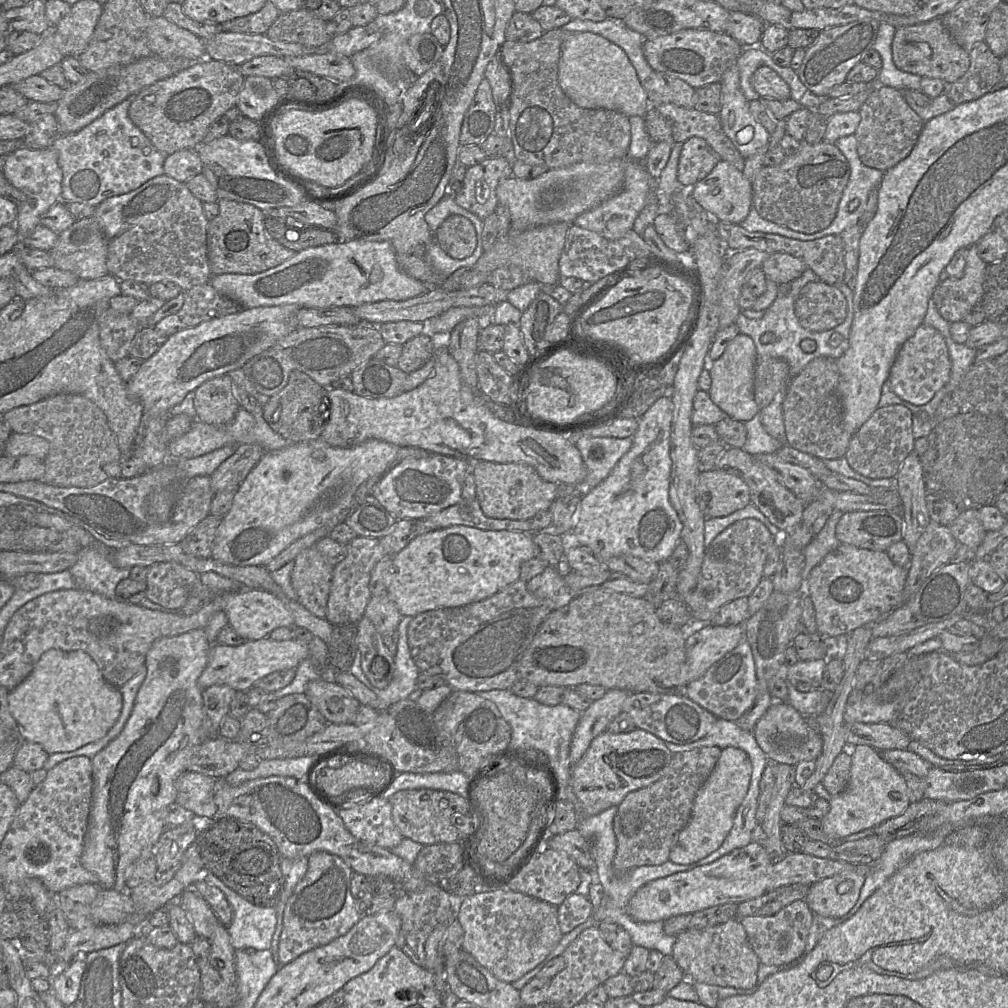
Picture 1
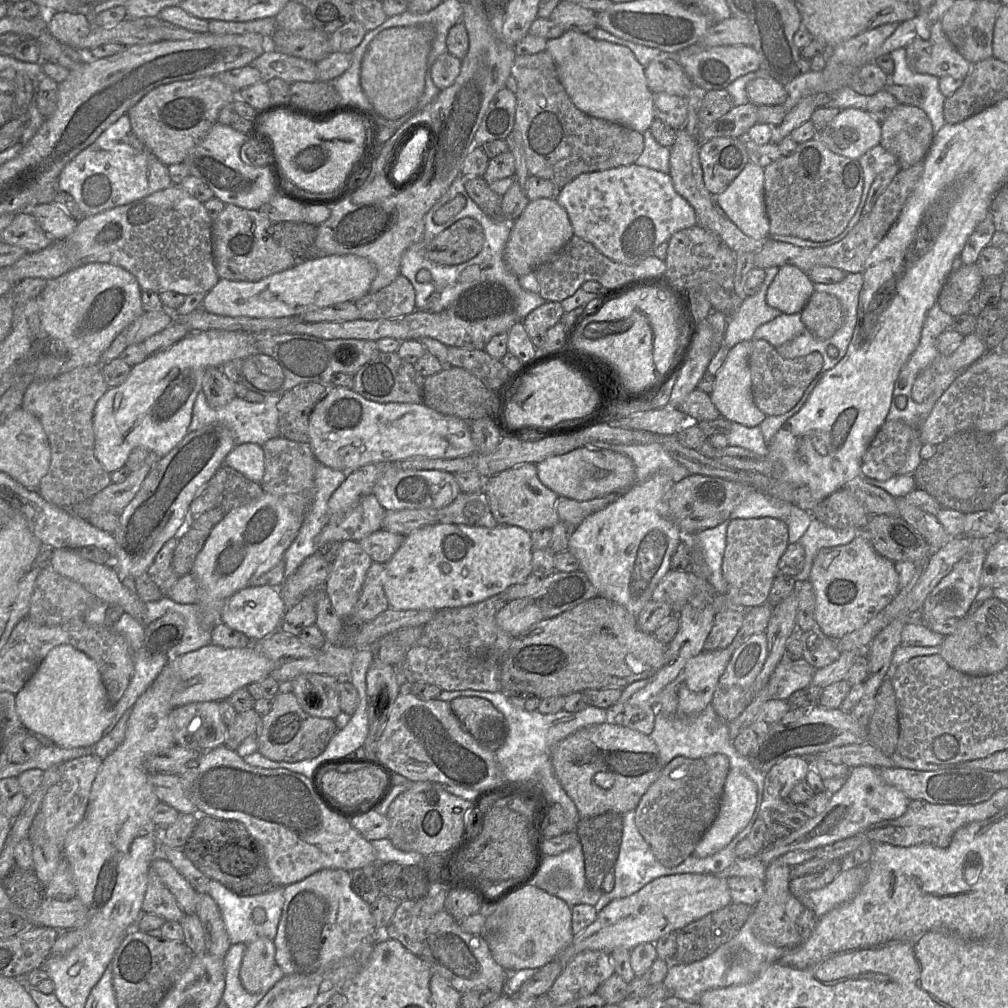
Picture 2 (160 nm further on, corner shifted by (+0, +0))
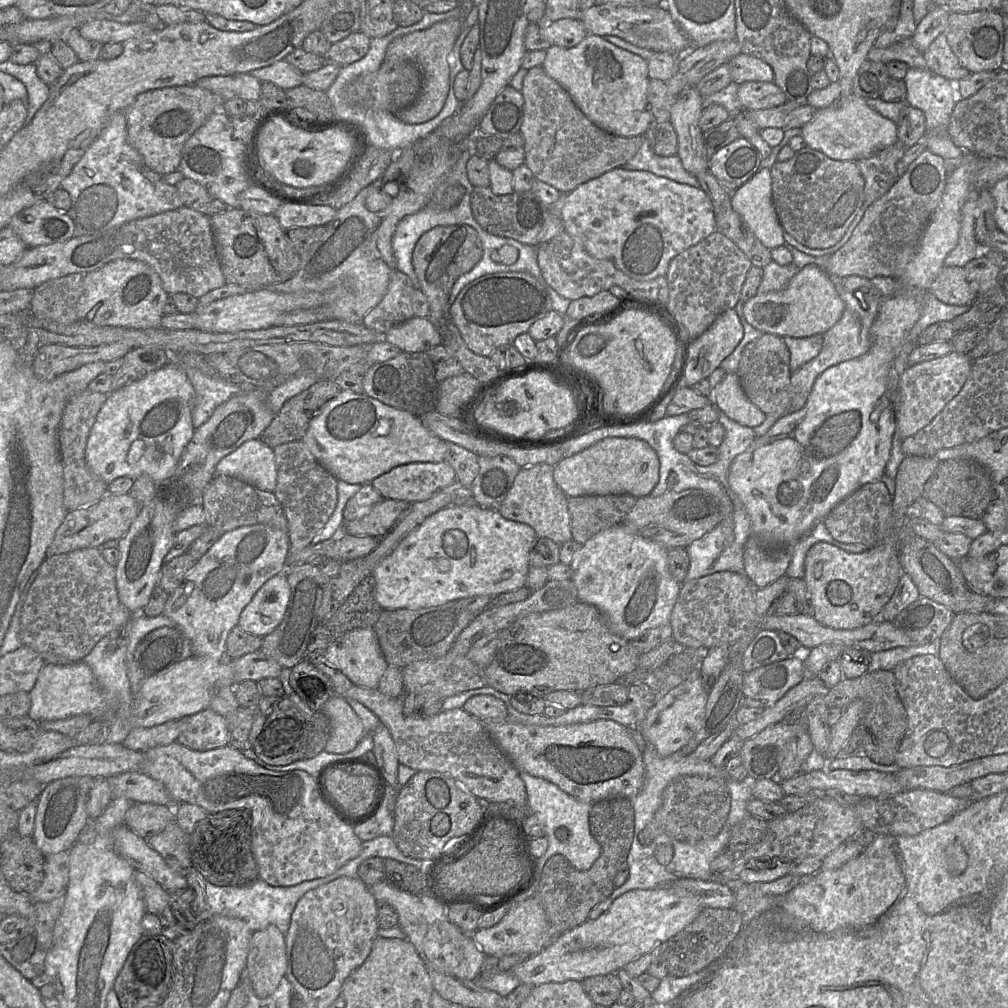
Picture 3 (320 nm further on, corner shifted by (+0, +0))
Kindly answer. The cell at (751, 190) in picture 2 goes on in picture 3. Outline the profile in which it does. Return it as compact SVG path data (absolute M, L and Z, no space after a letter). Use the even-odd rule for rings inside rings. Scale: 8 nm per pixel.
M760 168L733 191L731 206L766 248L771 250L785 244L773 206L770 169Z

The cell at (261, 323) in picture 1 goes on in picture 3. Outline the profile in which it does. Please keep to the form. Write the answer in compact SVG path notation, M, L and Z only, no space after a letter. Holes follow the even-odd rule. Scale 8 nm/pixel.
M172 362L110 393L87 440L89 468L108 485L122 476L134 480L140 475L148 475L156 484L169 481L193 437L195 404L196 392L185 371Z

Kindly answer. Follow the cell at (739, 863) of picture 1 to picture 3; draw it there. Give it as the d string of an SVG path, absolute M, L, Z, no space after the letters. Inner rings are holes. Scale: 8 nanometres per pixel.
M666 887L636 889L616 898L609 909L595 920L559 935L538 954L514 966L511 973L522 984L578 981L616 973L628 963L650 952L682 931L703 910L698 900L686 893Z

